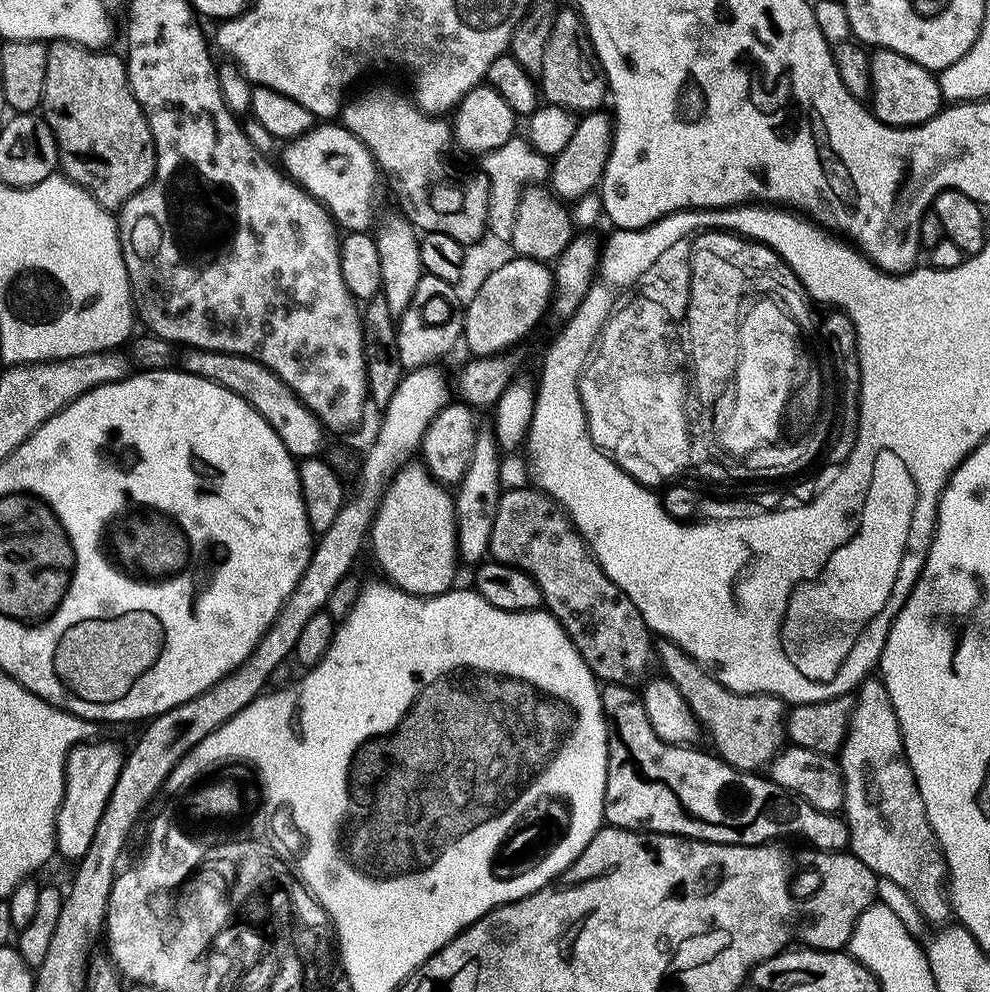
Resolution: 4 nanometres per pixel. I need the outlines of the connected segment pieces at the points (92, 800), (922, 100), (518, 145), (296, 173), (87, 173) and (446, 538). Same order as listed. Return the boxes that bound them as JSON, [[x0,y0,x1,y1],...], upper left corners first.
[[56,739,125,862],[870,48,945,128],[480,134,551,244],[282,122,381,232],[42,40,156,210],[370,463,460,596]]

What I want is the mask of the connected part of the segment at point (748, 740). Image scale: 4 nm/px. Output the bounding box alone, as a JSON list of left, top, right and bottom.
[654,639,785,769]

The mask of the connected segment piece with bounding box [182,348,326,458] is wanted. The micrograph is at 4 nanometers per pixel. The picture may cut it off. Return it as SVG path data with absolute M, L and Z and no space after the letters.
M188 348L185 351L183 371L206 378L210 382L220 384L226 390L238 394L282 438L282 446L294 458L303 458L306 456L319 456L325 450L324 436L326 429L320 420L312 411L301 402L300 397L292 391L278 374L274 374L265 364L259 364L258 361L250 359L248 356L239 356L233 352L211 352L205 348Z

